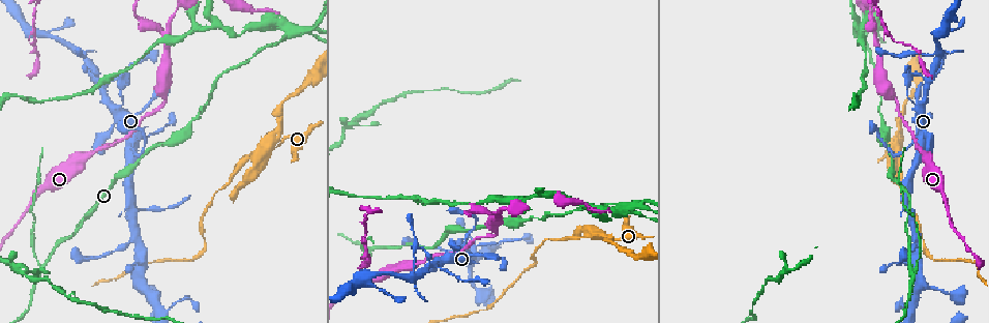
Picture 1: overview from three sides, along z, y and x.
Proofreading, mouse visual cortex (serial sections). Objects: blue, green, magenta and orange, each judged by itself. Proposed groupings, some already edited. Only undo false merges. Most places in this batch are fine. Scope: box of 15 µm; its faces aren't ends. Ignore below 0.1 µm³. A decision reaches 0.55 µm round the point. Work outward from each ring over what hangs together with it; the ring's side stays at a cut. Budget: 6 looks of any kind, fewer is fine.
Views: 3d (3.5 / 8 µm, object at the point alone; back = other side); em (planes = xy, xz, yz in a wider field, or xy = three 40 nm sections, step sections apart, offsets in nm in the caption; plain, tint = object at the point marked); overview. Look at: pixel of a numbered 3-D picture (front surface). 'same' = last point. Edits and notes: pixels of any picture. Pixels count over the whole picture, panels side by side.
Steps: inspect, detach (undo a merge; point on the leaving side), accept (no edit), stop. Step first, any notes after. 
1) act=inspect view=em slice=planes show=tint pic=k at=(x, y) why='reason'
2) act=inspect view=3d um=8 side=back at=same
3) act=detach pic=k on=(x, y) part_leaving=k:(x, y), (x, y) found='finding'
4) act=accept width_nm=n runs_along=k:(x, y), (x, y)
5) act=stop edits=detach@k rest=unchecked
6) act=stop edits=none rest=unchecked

act=inspect view=3d um=3.5 pic=1 at=(273, 144) why='sharp bend'

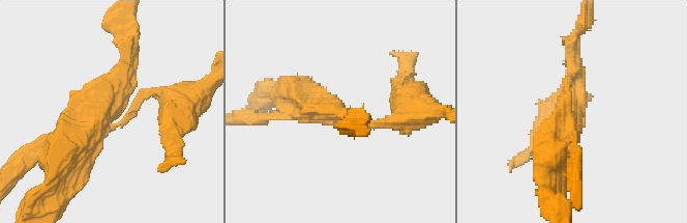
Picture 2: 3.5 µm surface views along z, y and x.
act=inspect view=em slice=xy step=1 show=tint pic=2 at=(106, 109)

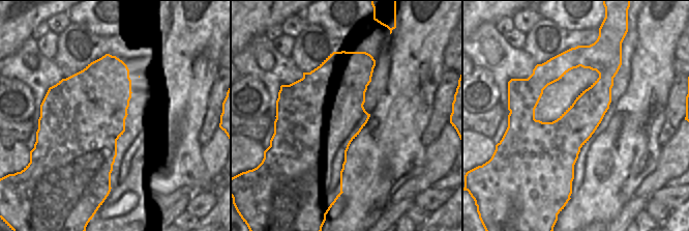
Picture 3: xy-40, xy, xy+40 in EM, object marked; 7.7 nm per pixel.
act=detach pic=2 on=(99, 99) found='two cells meet here'

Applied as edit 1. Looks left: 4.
act=inspect view=overview

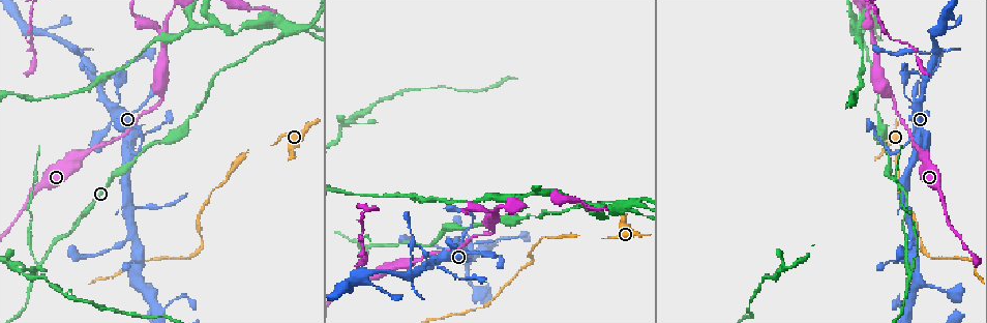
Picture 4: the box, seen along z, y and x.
act=inspect view=3d um=3.5 pic=4 at=(466, 231) why='sharp bend'

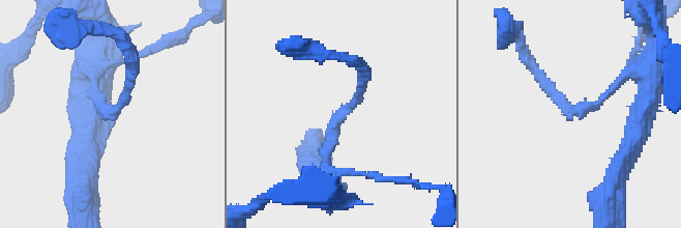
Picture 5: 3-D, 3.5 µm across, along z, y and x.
act=inspect view=em slice=xy step=3 show=tint pic=5 at=(105, 112) arm_widths_nm=150,150

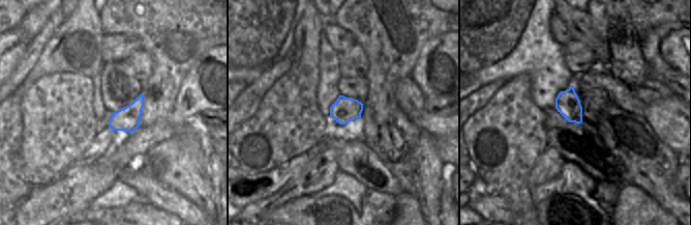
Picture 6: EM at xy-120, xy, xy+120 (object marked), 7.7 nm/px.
act=accept found='all the same cell'

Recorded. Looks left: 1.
act=stop edits=detach@2 rest=unchecked

